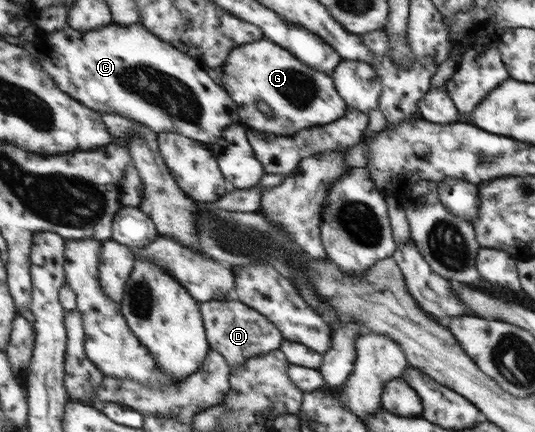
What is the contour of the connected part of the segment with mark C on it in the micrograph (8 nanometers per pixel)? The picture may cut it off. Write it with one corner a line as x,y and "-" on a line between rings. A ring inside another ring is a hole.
113,22
107,27
89,31
67,27
52,33
42,29
38,29
38,32
33,41
22,47
35,56
36,61
54,77
60,88
88,108
98,112
118,113
149,126
158,134
175,132
206,145
222,138
228,127
240,124
238,108
227,89
216,84
195,57
160,40
140,22
131,25
117,25

